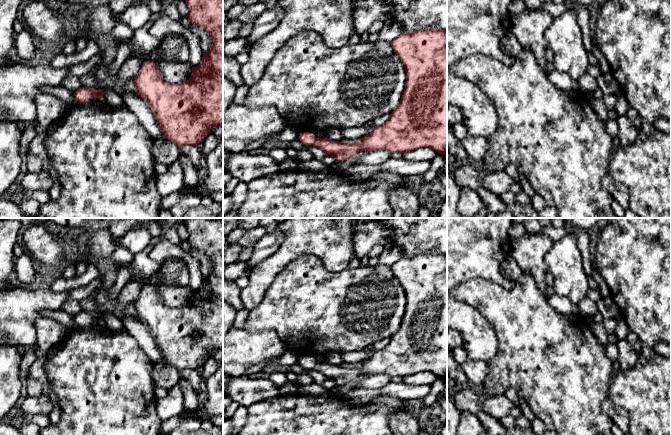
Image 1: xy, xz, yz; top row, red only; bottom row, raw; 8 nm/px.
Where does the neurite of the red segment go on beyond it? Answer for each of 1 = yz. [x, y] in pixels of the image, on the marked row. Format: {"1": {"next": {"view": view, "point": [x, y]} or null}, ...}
{"1": {"next": null}}

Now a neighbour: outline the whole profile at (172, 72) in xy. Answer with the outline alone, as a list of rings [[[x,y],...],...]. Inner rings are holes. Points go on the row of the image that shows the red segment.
[[[177,60],[153,61],[160,71],[164,82],[168,84],[179,84],[189,80],[192,73],[192,66],[188,63],[181,63]]]

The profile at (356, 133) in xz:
[[[367,123],[366,125],[363,125],[361,127],[344,129],[342,130],[342,135],[346,139],[353,139],[359,141],[372,131],[371,127],[372,123]]]

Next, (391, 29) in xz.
[[[391,18],[390,20],[384,22],[381,31],[379,32],[379,39],[391,42],[401,33],[403,33],[402,26]]]

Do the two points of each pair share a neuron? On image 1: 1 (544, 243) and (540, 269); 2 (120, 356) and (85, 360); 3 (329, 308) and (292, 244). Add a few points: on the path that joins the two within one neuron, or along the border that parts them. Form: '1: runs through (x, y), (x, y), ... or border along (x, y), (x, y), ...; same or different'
1: runs through (539, 249), (539, 263); same
2: runs through (111, 358), (109, 360), (94, 360); same
3: border along (322, 260), (301, 254), (282, 271); different

